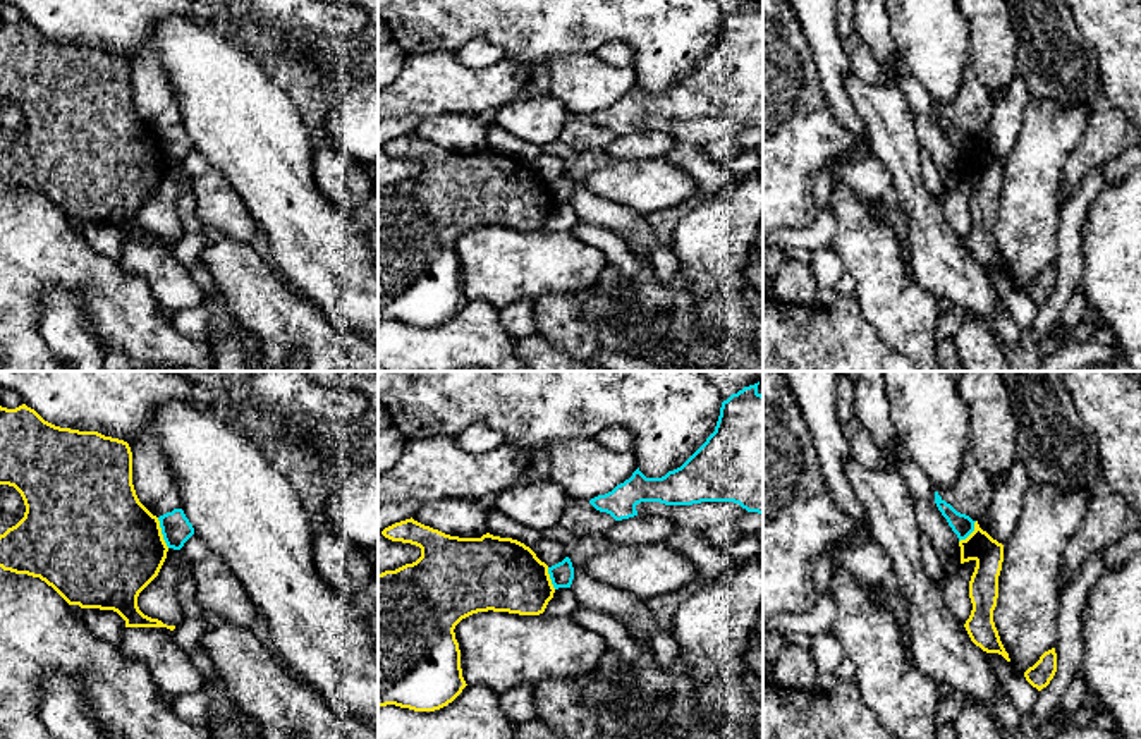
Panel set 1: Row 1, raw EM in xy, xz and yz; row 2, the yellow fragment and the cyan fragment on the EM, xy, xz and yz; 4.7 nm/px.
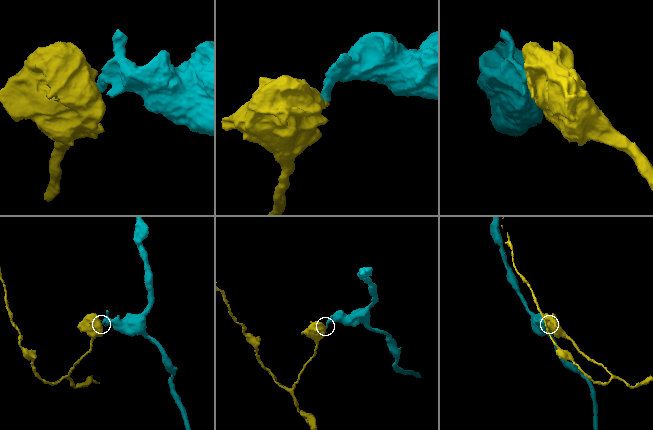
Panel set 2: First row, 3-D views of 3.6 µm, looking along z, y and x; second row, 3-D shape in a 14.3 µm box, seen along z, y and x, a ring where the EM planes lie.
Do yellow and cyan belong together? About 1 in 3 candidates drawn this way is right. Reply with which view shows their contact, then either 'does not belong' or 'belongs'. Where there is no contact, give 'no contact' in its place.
xy | does not belong

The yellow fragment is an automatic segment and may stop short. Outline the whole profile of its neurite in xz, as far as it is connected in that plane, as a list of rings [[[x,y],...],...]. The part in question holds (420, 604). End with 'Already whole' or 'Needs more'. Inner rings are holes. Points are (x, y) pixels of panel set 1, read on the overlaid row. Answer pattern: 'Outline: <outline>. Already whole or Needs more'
Outline: [[[406,519],[381,531],[392,541],[421,548],[421,557],[378,574],[378,706],[435,712],[467,686],[455,626],[478,612],[540,615],[553,598],[548,565],[524,543],[490,533],[459,538]]]. Already whole

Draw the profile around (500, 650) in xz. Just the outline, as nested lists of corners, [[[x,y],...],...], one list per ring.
[[[478,612],[455,629],[467,686],[485,684],[497,694],[546,679],[579,679],[607,651],[603,636],[572,617]]]

